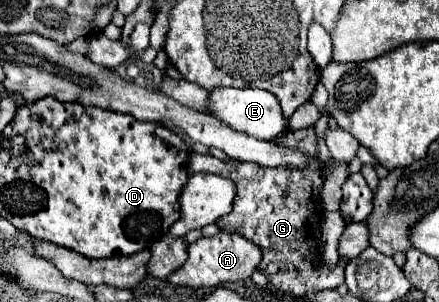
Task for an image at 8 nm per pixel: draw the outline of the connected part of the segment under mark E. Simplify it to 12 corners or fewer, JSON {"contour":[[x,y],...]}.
{"contour":[[218,88],[208,114],[254,138],[274,140],[288,122],[278,98]]}

